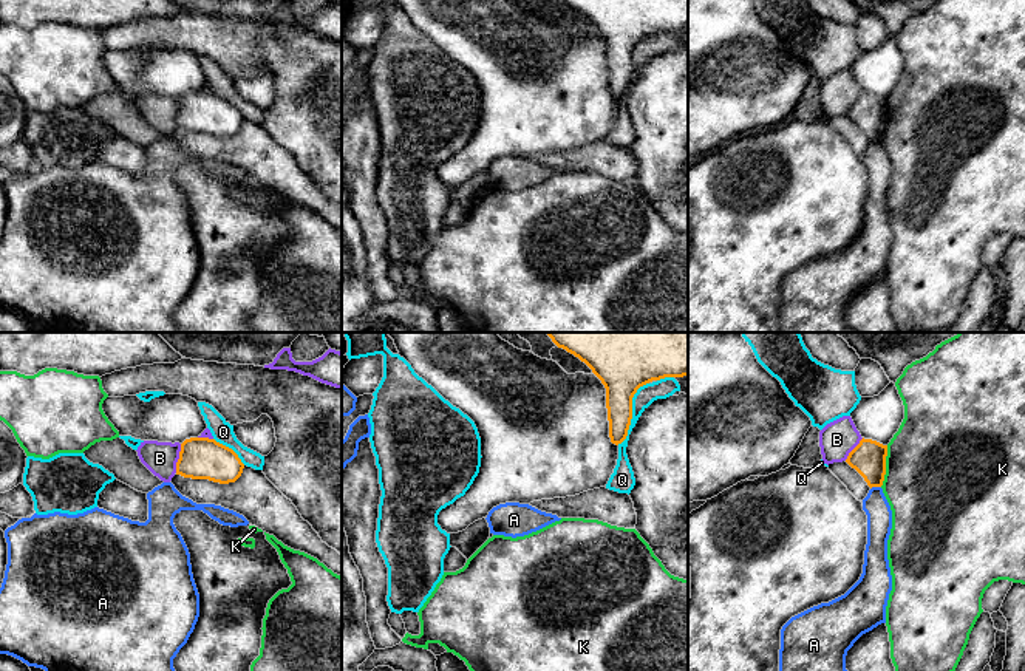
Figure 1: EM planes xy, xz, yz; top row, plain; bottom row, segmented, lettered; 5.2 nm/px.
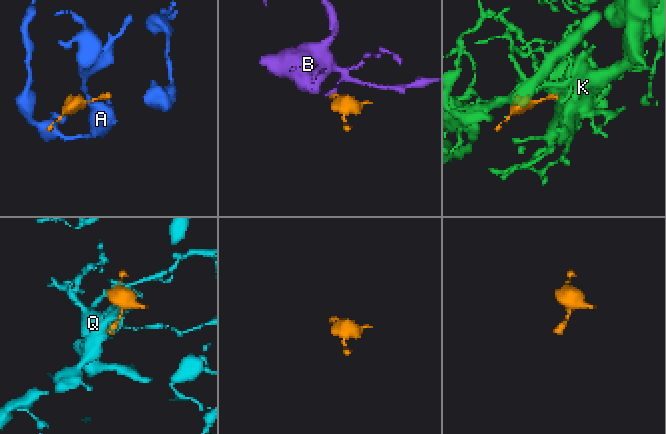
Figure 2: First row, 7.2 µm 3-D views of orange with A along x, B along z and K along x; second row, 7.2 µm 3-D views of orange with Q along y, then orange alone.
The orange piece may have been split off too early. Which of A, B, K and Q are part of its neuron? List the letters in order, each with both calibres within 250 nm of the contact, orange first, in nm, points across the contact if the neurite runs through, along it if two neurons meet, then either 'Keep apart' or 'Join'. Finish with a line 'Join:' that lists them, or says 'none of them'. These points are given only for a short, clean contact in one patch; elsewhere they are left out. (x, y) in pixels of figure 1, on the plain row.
A: Thickness 180 nm (orange) against 130 nm. Boundary: yz (880, 139), (871, 143). Keep apart
B: Thickness 220 nm (orange) against 170 nm. Boundary: xy (181, 98), (175, 126). Keep apart
K: Thickness 180 nm (orange) against 500 nm. Boundary: yz (888, 99), (886, 127), (880, 139). Keep apart
Q: Thickness 240 nm (orange) against 100 nm. Keep apart
Join: none of them

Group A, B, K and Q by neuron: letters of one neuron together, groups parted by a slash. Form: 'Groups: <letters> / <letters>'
Groups: A / B / K / Q

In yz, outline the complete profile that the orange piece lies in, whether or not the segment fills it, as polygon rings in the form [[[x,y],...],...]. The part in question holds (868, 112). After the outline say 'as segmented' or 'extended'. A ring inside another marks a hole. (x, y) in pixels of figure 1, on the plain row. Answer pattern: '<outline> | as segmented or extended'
[[[861,93],[849,107],[846,116],[855,122],[872,141],[881,141],[886,128],[887,99],[872,93]]] | as segmented

